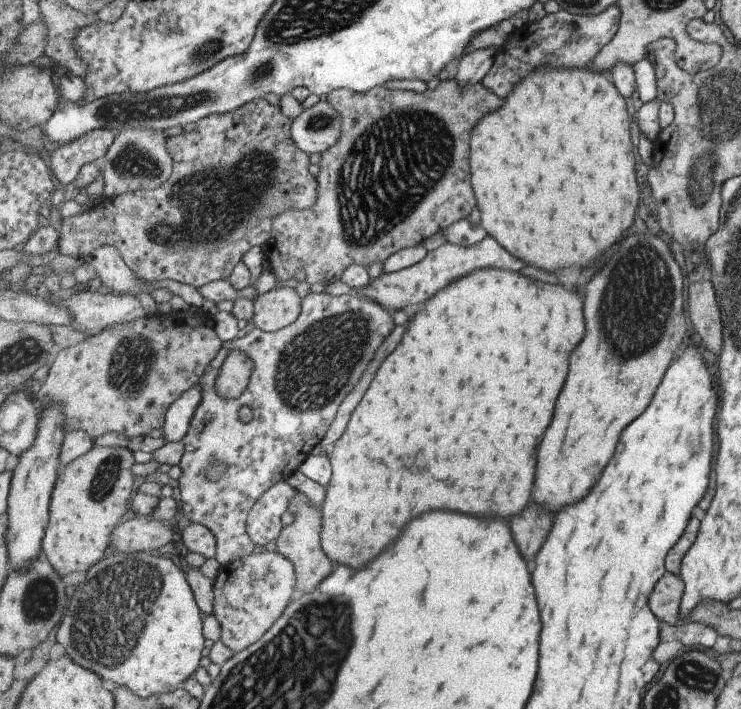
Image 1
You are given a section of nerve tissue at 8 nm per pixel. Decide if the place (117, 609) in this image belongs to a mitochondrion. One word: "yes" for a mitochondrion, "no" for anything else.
yes

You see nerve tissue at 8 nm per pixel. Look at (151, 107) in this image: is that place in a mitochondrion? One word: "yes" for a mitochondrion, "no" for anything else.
yes

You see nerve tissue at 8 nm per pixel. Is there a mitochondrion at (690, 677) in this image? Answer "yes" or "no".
yes

